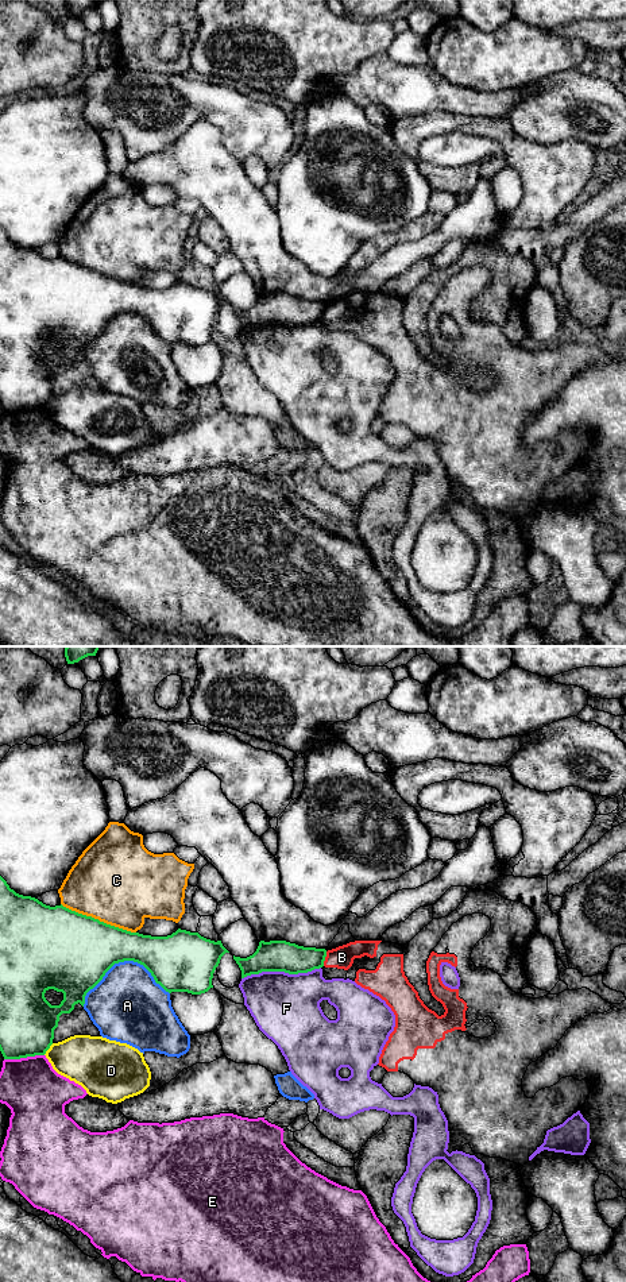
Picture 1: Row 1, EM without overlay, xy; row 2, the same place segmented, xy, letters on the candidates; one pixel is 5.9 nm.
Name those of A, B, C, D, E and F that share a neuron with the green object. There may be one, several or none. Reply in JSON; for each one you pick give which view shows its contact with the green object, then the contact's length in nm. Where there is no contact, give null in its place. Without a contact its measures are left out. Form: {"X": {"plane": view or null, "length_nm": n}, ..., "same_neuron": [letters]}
{"same_neuron": []}

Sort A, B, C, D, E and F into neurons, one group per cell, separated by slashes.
A / B / C / D / E / F

